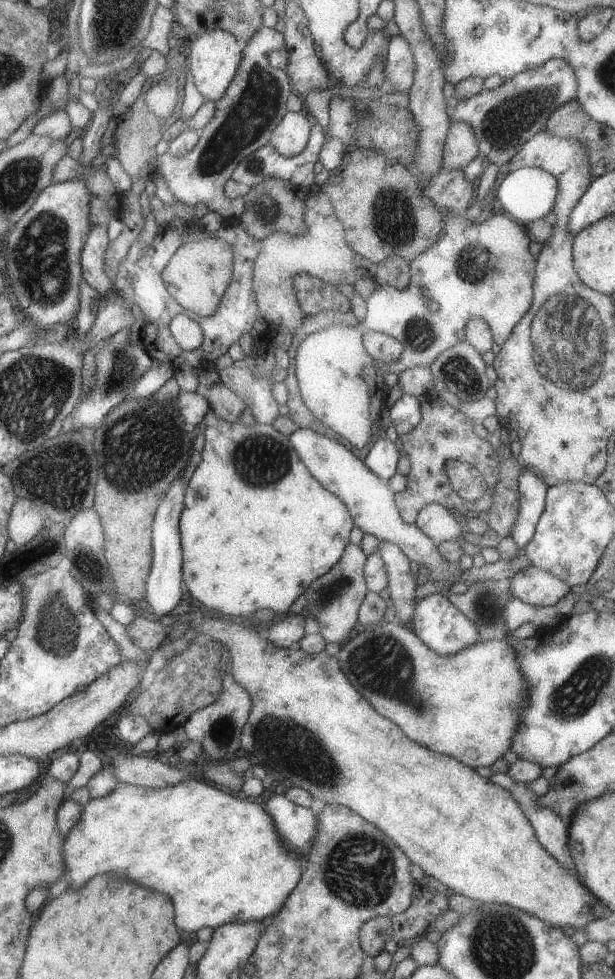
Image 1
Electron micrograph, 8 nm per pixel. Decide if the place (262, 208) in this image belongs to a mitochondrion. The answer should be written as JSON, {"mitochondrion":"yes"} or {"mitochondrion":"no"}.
{"mitochondrion":"yes"}

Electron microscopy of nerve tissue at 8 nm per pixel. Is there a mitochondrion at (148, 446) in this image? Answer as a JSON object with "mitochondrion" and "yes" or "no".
{"mitochondrion":"yes"}

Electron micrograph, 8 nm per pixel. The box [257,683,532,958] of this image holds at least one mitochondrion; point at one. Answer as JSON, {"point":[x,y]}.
{"point":[358,871]}

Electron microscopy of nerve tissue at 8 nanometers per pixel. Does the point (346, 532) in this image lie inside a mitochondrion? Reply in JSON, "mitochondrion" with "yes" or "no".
{"mitochondrion":"no"}

